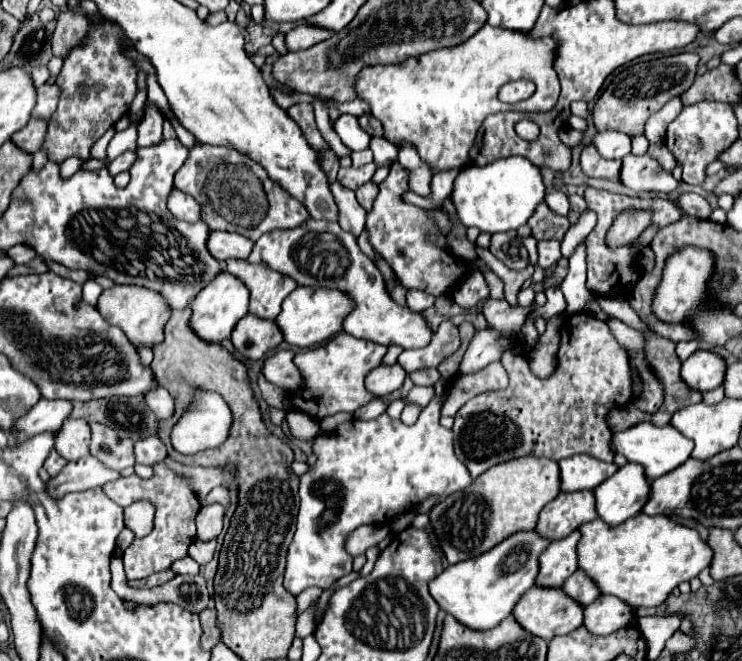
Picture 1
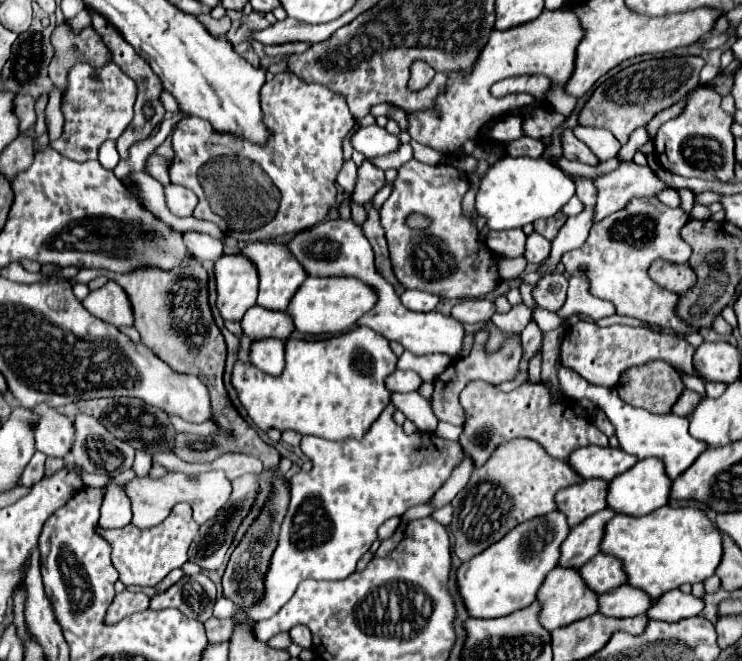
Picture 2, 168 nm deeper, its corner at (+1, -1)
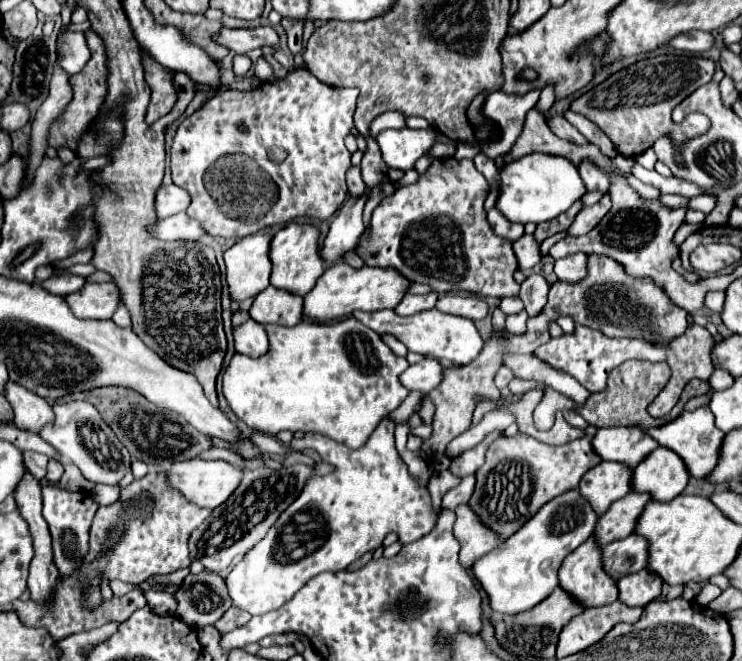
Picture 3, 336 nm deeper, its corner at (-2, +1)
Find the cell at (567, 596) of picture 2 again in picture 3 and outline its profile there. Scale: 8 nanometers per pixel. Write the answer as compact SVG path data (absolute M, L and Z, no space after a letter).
M595 536L585 540L577 550L573 550L573 554L569 554L563 560L563 564L559 568L559 586L563 590L567 590L573 598L577 598L587 608L611 604L619 598L617 582L613 578L609 578L603 570L603 554L601 554L601 546L595 542Z

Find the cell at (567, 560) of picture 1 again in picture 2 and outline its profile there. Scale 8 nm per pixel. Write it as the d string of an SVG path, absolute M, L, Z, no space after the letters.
M610 508L596 512L594 516L586 518L582 524L570 530L568 538L562 542L558 566L562 568L580 568L588 560L592 560L600 552L600 540L604 524L614 516Z

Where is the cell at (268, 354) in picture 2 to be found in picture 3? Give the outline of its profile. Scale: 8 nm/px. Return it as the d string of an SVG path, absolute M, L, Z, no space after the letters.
M251 318L241 326L233 326L233 340L235 340L237 352L253 356L253 358L265 354L269 348L267 334L265 334L263 326Z

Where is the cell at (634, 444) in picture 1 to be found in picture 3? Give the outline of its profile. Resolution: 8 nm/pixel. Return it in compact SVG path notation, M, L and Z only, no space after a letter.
M705 406L705 408L697 408L695 412L683 412L677 420L661 426L661 428L651 428L647 430L661 446L675 450L677 454L681 454L681 458L685 460L689 474L695 478L705 478L713 472L713 468L719 462L719 450L721 450L721 442L725 438L725 434L721 434L721 430L717 430L715 422L713 422L713 412Z

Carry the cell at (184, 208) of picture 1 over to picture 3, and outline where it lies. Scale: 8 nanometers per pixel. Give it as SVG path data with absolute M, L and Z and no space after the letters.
M175 184L169 186L161 186L155 194L155 214L157 218L167 218L179 212L185 212L189 206L189 194L185 190L181 190Z

